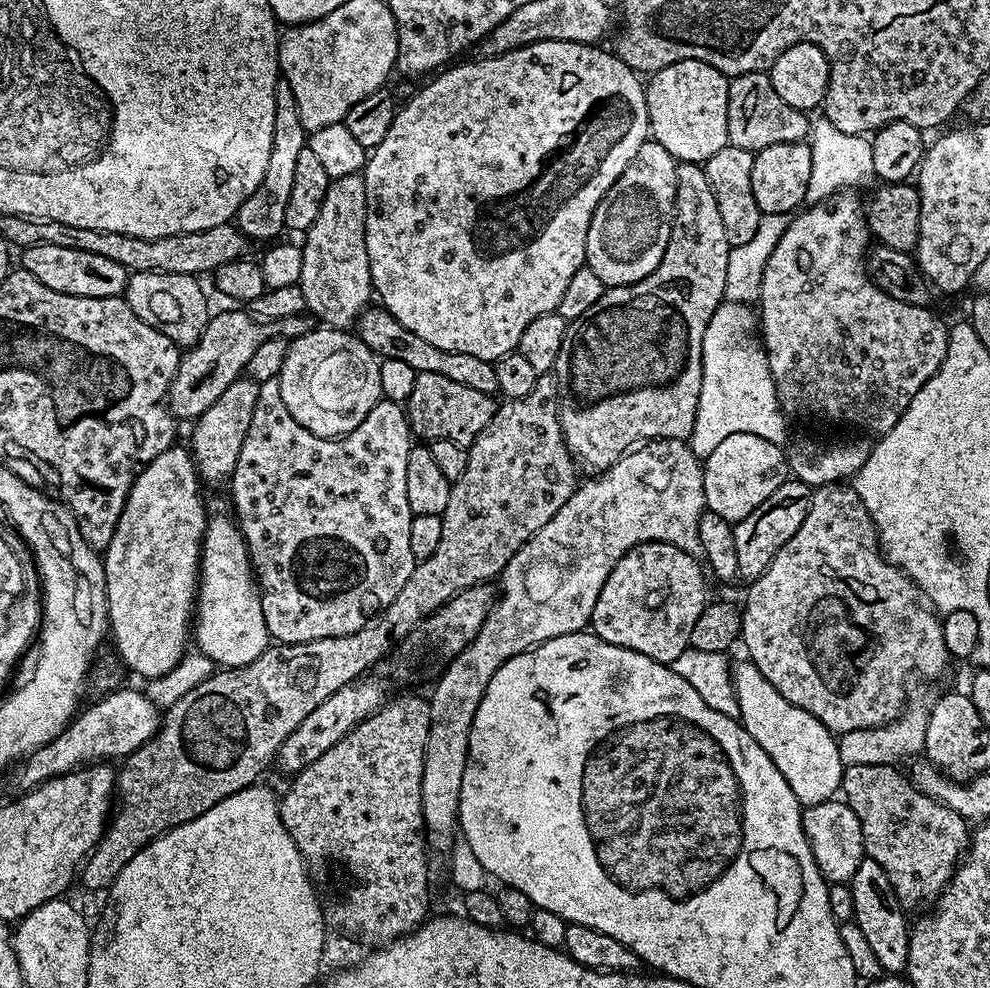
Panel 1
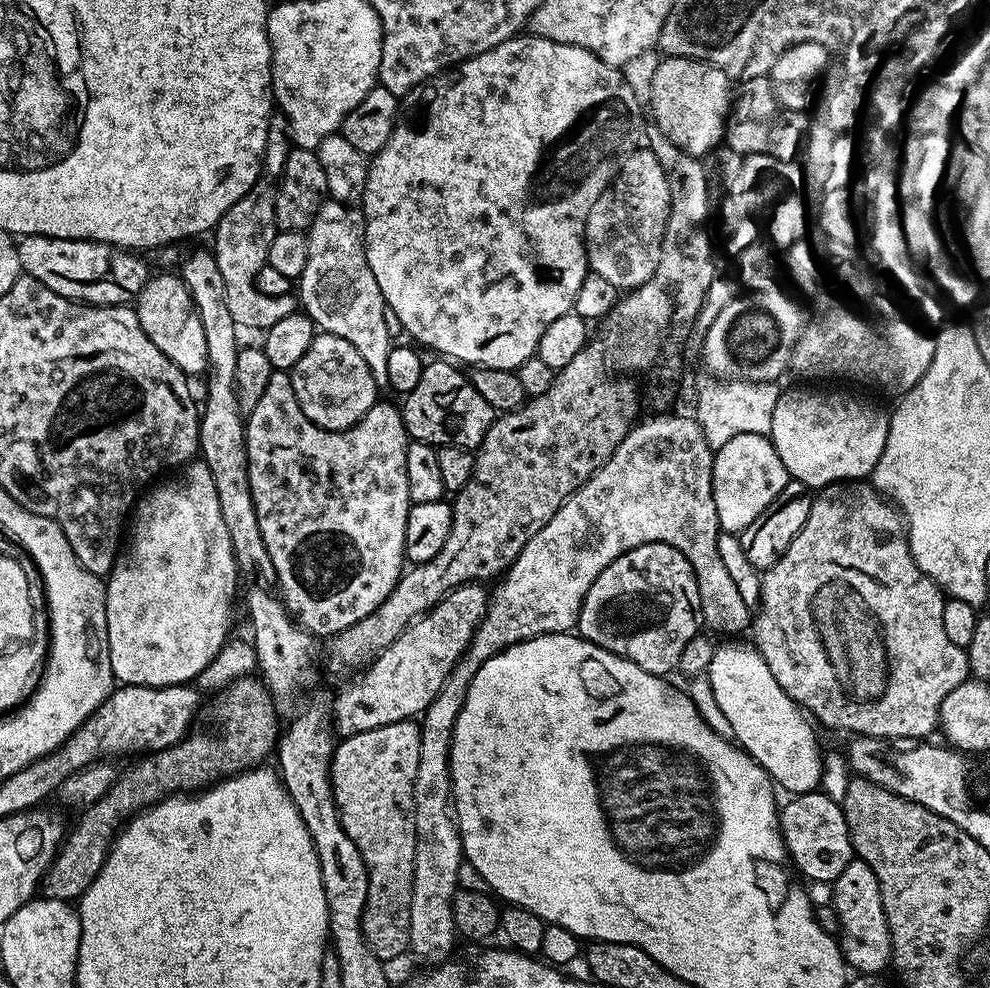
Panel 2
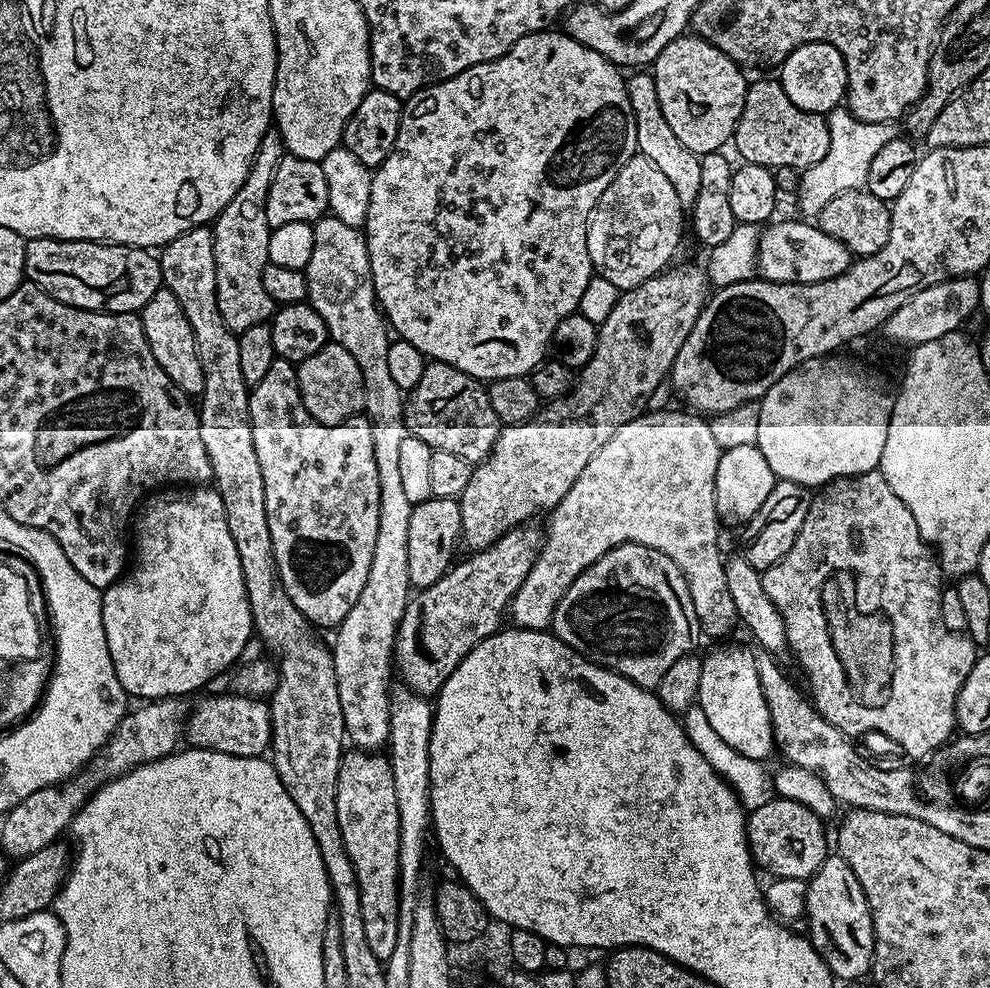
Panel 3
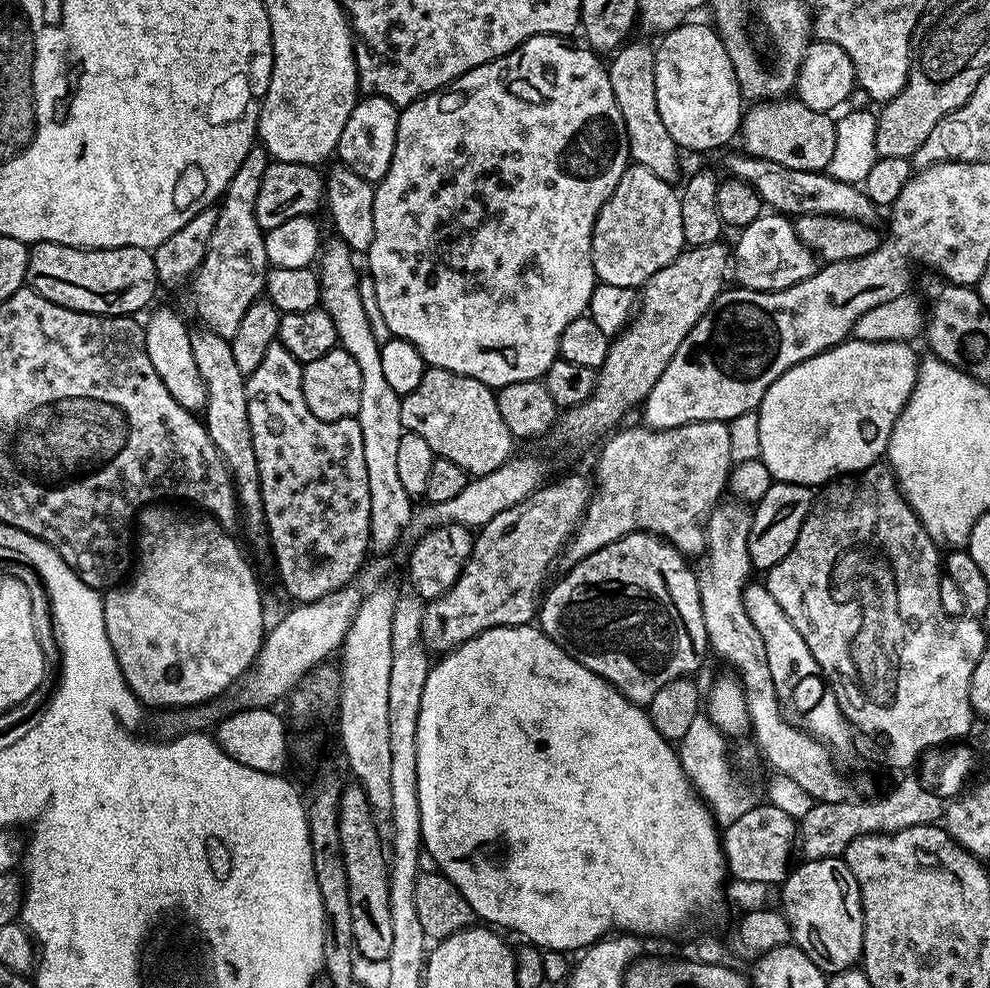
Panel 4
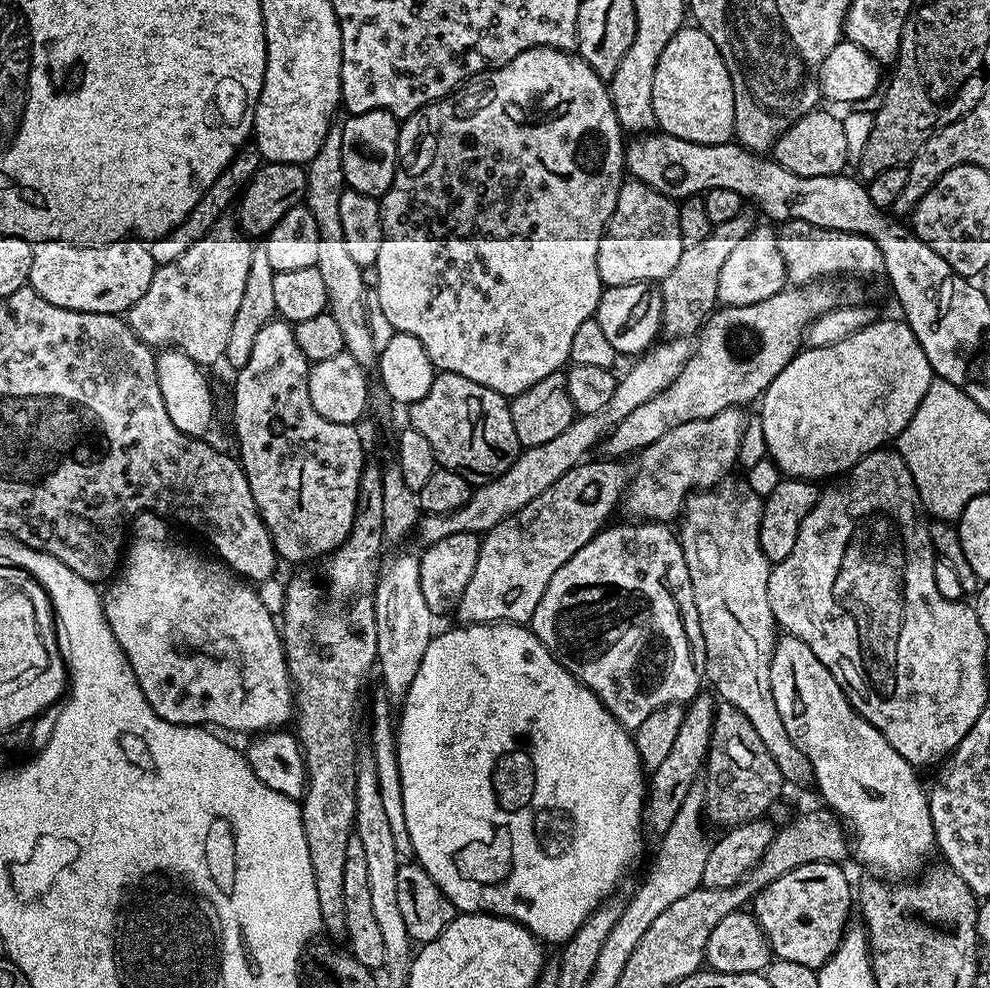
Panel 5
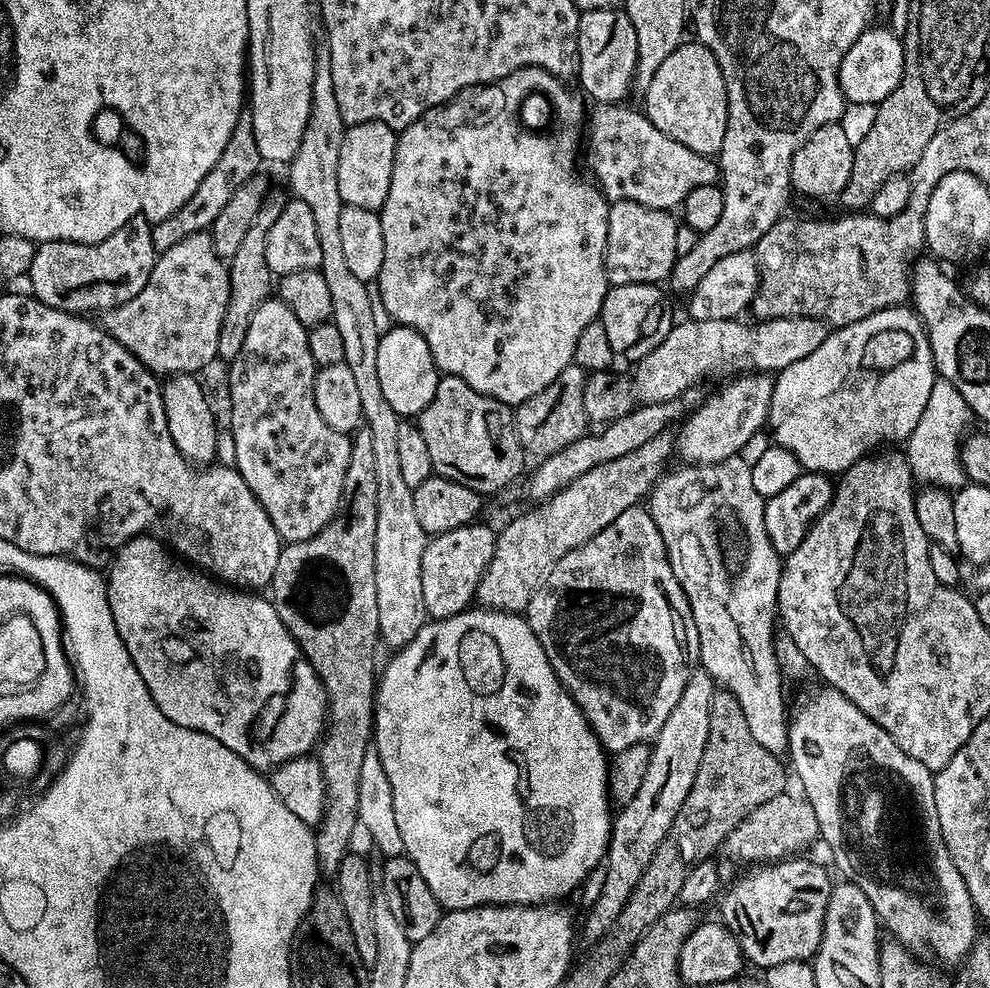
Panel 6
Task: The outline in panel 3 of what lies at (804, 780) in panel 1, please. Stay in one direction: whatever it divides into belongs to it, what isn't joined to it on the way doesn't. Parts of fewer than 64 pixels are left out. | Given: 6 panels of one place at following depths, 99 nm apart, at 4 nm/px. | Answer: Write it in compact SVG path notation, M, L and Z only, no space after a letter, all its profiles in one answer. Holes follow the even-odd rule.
M732 642L717 643L720 645L702 659L698 707L706 710L710 726L714 726L726 746L734 746L746 758L764 762L772 748L774 752L774 733L768 703L762 694L760 671L756 668L756 652L744 644L728 643Z

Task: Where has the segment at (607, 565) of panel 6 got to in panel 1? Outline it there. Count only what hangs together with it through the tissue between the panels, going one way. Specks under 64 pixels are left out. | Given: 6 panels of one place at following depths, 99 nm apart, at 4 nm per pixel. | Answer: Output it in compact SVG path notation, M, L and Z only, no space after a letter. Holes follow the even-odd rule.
M647 540L644 544L634 546L616 563L614 570L610 570L610 578L606 578L598 594L598 602L594 602L591 631L614 646L638 650L638 654L646 654L646 658L654 658L660 664L672 665L678 654L689 648L690 630L694 630L698 614L702 614L705 604L710 600L710 595L704 589L705 569L702 564L700 569L700 564L697 557L661 540Z

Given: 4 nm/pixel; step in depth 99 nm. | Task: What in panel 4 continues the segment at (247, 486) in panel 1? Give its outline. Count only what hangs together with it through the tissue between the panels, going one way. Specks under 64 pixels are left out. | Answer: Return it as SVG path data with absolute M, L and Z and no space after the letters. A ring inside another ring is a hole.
M277 342L266 350L266 358L262 358L258 370L246 378L246 406L250 414L254 454L258 458L270 552L276 555L276 568L285 590L296 602L321 600L331 592L349 587L366 563L372 538L370 482L366 478L366 453L362 451L362 426L355 418L314 418L302 394L303 373L304 365L286 350L286 346Z

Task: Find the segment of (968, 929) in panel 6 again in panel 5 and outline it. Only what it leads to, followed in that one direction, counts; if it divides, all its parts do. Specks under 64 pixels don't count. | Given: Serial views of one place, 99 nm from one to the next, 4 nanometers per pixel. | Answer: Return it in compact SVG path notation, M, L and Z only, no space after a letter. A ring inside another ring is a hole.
M784 634L777 639L770 662L770 690L774 694L774 706L778 706L782 717L782 726L786 726L786 734L790 734L790 742L794 742L810 762L812 780L825 800L821 801L850 829L850 848L854 856L885 879L898 878L897 881L902 882L915 877L925 863L923 860L936 848L928 792L916 777L917 769L882 738L877 728L852 709L834 674L818 662L814 650L810 650L802 638Z

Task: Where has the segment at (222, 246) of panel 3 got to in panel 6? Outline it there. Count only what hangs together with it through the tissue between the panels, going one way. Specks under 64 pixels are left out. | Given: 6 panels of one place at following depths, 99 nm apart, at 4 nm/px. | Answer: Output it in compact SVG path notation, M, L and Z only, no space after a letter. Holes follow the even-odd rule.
M211 231L195 232L186 238L182 238L182 242L170 246L170 250L157 255L154 270L150 270L150 278L146 282L146 286L142 286L142 290L138 290L138 294L134 294L134 298L130 298L130 302L122 302L117 308L105 311L102 316L102 326L114 339L122 342L122 346L126 346L126 350L130 350L130 354L134 354L134 358L143 362L151 372L155 372L164 378L177 374L196 374L199 373L199 368L206 367L211 360L215 361L218 357L218 334L222 334L222 318L226 318L226 306L229 302L230 278L228 277L227 263L221 260L220 255L214 250Z

